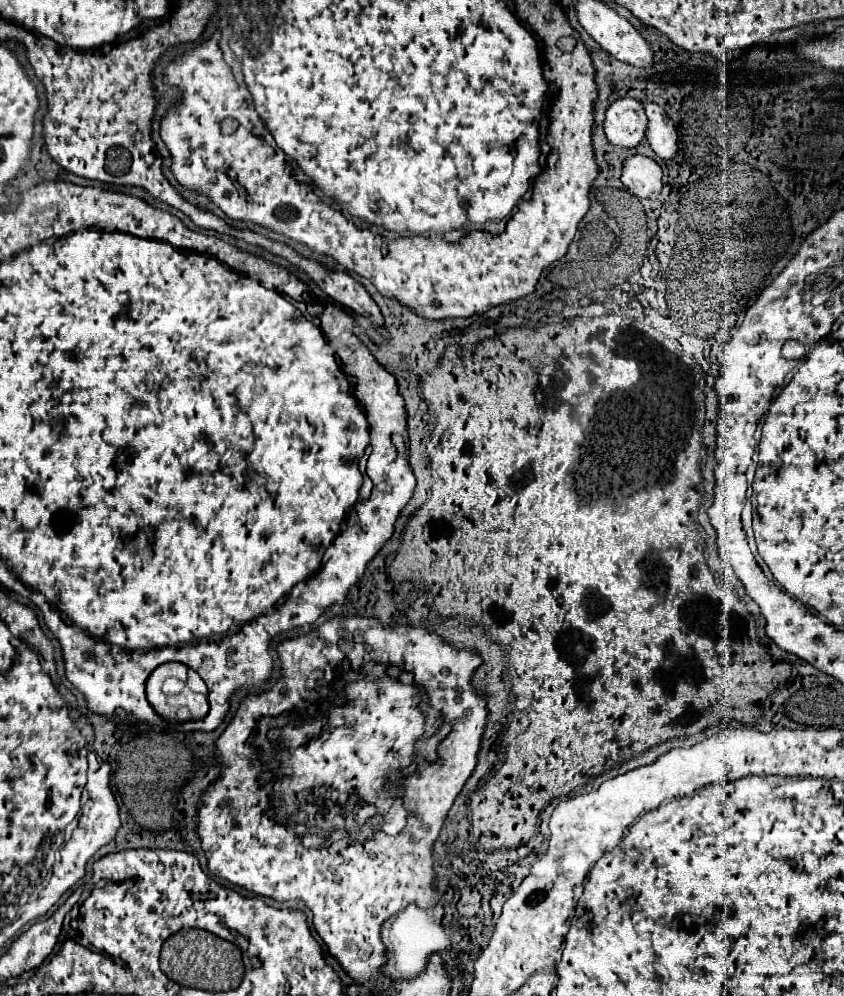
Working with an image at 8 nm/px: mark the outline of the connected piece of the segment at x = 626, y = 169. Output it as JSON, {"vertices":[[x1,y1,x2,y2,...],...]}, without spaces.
{"vertices":[[633,155,623,165,621,181,635,197,653,199,663,189,661,177,663,177,663,171,653,159,645,155]]}

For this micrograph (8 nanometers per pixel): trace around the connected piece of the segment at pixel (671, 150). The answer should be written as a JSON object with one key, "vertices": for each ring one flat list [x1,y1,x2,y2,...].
{"vertices":[[645,103,645,113,649,117,649,127,647,127,647,141,651,149,661,157,663,161,673,161,679,145,677,145,677,127,675,123,667,117,667,113,655,105,655,103]]}

